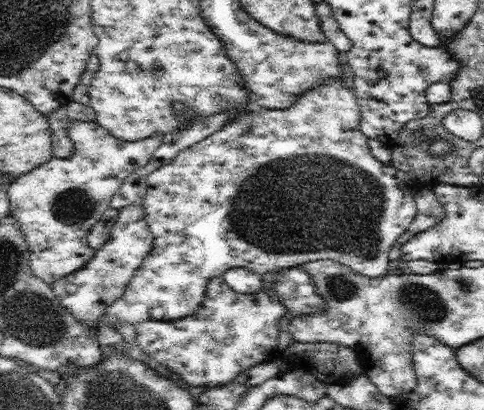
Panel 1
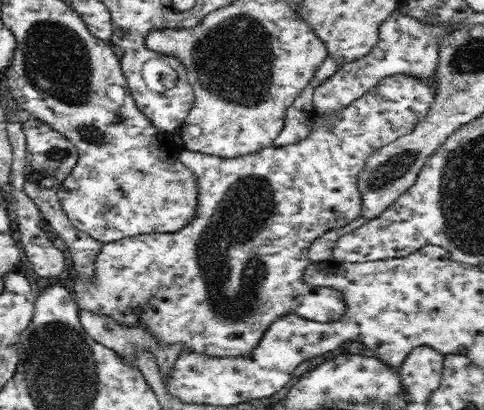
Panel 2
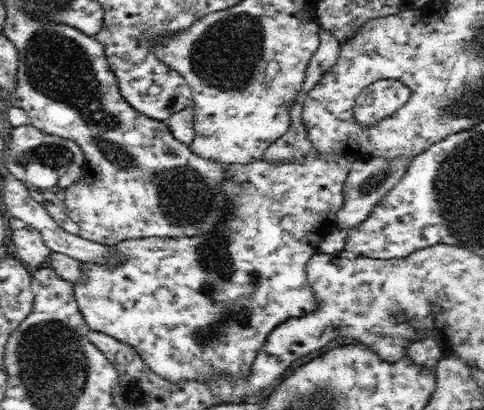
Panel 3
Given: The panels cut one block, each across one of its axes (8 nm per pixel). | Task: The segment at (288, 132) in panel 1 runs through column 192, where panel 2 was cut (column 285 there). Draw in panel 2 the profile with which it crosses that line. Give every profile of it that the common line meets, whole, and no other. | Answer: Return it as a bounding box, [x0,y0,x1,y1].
[74,74,436,358]

